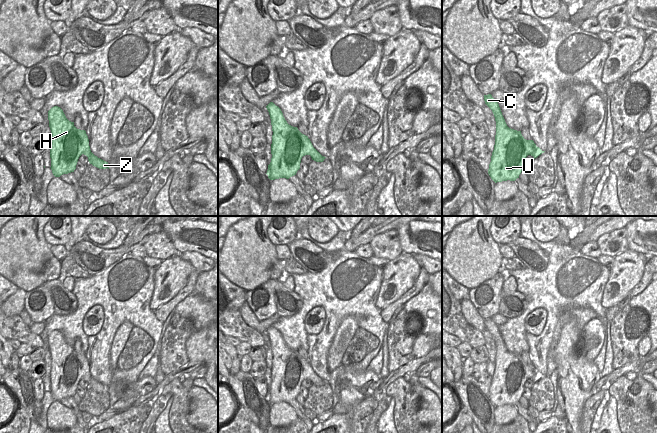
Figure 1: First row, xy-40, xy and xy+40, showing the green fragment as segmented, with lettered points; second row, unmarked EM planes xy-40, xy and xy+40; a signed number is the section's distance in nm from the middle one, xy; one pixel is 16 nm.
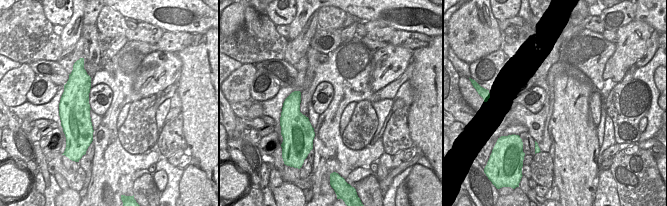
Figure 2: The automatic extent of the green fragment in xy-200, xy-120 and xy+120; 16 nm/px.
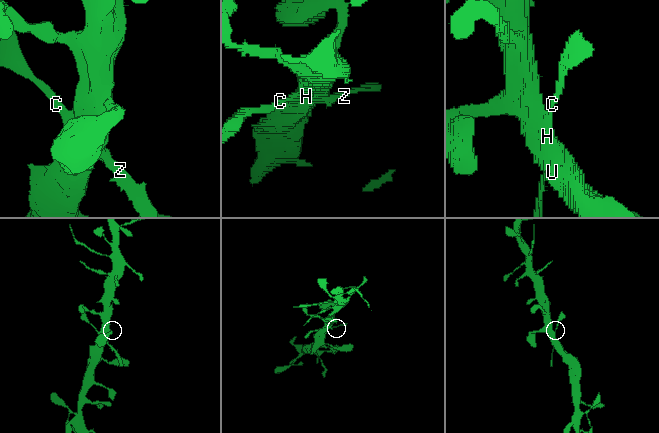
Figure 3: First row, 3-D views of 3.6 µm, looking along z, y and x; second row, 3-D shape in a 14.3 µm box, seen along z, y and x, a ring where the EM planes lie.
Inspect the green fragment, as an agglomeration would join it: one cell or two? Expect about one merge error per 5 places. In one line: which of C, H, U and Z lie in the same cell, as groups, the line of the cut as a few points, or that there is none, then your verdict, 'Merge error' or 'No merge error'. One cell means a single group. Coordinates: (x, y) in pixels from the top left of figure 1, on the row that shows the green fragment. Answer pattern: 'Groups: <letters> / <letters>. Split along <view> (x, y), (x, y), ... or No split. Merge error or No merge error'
Groups: C H U / Z. Split along xy+40 (537, 147), (530, 154). Merge error

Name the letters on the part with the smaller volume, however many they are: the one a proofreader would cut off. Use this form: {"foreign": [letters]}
{"foreign": ["Z"]}

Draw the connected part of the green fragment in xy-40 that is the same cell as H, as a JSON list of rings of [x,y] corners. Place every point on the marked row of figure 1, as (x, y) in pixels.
[[[54,106],[48,111],[49,127],[51,130],[51,170],[55,177],[60,177],[63,174],[74,172],[79,157],[90,150],[89,139],[85,130],[77,129],[74,122],[69,121],[63,110]]]

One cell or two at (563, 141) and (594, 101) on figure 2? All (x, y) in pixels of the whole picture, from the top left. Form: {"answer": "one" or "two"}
{"answer": "two"}

